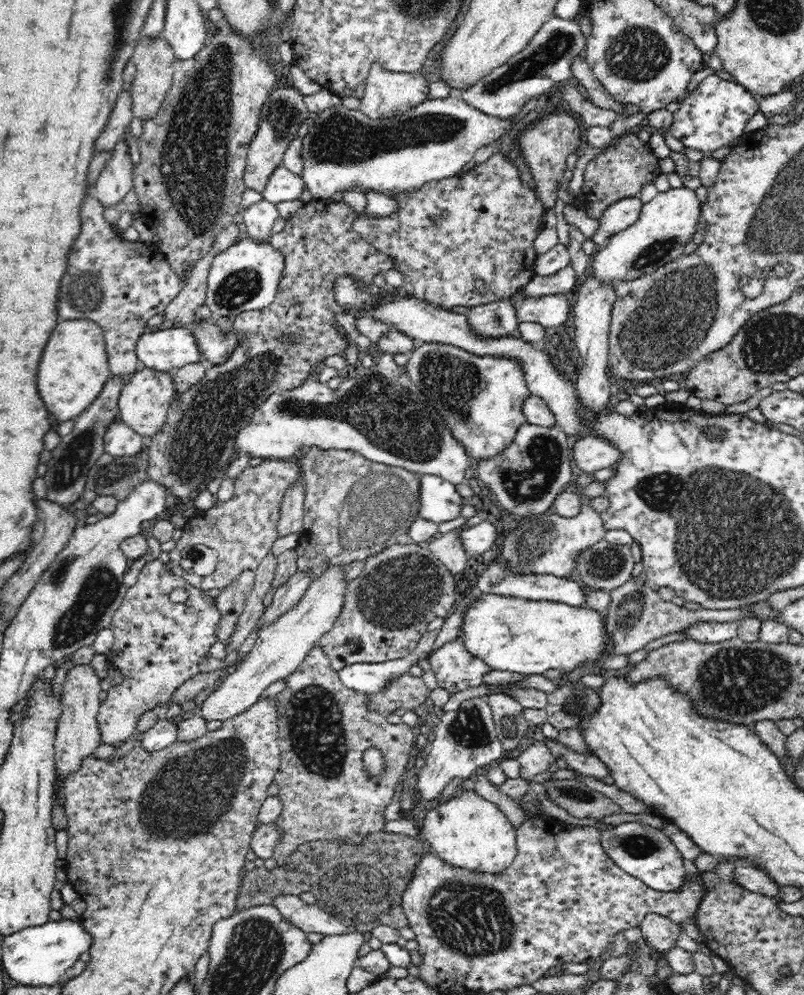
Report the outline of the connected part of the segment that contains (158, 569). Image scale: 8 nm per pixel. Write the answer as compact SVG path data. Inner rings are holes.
M149 557L139 573L138 581L128 588L123 604L112 618L109 628L114 634L114 645L108 657L110 666L118 668L124 679L118 687L111 687L107 691L106 699L99 706L97 720L100 740L106 744L118 744L128 740L137 732L136 722L145 712L156 708L162 702L171 701L176 688L200 673L198 666L201 658L205 657L210 647L218 641L216 632L220 626L220 611L216 607L216 600L209 597L207 592L190 586L180 575L173 573L170 566L168 567L160 559ZM176 588L184 588L188 592L188 598L182 604L174 604L168 596Z

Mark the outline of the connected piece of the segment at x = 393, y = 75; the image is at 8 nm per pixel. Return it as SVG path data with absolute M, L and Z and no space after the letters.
M378 64L371 66L366 82L363 98L359 110L367 117L376 120L378 118L396 118L404 112L410 111L429 98L428 80L417 72L396 72L384 70Z

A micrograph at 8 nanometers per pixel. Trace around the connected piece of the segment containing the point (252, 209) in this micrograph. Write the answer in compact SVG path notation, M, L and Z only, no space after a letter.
M262 200L250 205L243 213L243 222L250 239L256 243L268 243L273 236L272 226L278 218L278 209L272 202Z

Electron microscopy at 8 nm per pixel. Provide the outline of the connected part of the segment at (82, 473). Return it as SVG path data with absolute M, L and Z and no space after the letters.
M129 375L126 379L118 379L111 376L102 392L98 394L98 398L74 418L74 428L71 433L62 436L59 445L51 450L51 460L46 463L47 471L43 476L47 486L47 496L44 499L67 507L78 498L82 498L88 471L105 452L103 438L106 429L116 419L120 420L118 399L130 377Z

